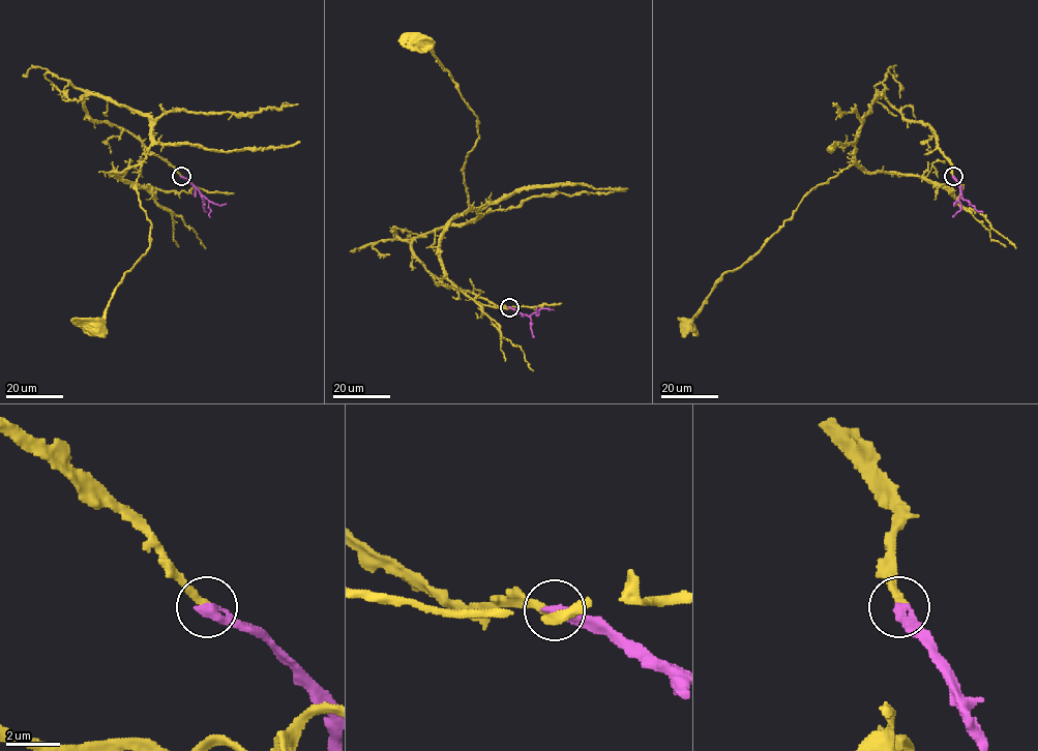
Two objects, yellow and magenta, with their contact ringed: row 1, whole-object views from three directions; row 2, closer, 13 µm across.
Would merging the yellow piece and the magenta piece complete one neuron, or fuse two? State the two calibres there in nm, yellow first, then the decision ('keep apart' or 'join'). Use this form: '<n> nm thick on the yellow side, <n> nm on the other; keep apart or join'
300 nm thick on the yellow side, 400 nm on the other; join

